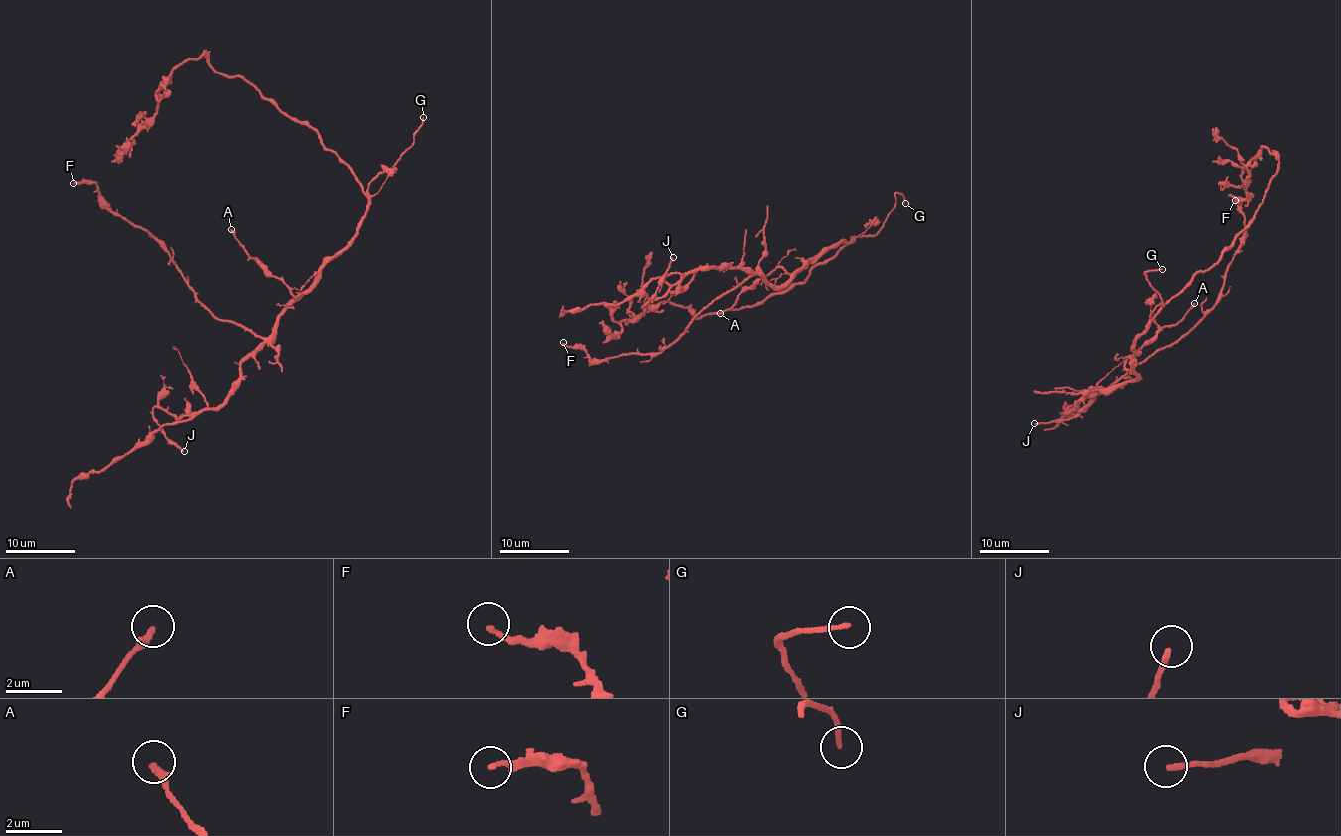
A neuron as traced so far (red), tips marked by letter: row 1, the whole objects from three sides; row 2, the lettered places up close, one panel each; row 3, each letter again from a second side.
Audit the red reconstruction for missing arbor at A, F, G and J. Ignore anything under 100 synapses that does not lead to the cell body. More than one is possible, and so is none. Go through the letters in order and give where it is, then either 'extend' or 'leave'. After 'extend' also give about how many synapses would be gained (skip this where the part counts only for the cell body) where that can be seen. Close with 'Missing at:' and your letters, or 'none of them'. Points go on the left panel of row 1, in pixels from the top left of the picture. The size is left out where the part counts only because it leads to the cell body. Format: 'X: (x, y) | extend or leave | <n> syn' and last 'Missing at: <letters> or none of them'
A: (231, 229) | leave
F: (73, 183) | leave
G: (423, 117) | extend
J: (184, 451) | leave
Missing at: G

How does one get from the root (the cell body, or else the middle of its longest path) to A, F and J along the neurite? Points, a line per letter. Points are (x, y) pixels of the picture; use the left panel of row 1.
A: (357, 233), (355, 238), (324, 266), (319, 280), (295, 296), (249, 256), (231, 229)
F: (357, 233), (264, 337), (216, 317), (152, 235), (115, 215), (97, 185), (73, 183)
J: (357, 233), (245, 358), (222, 403), (176, 417), (155, 407), (154, 417), (165, 437), (184, 451)

